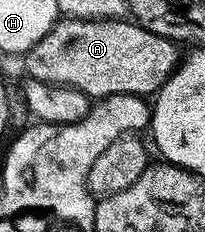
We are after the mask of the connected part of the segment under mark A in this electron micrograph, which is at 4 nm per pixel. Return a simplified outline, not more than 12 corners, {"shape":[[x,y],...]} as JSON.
{"shape":[[62,17],[23,61],[93,100],[153,96],[183,57],[132,20]]}

